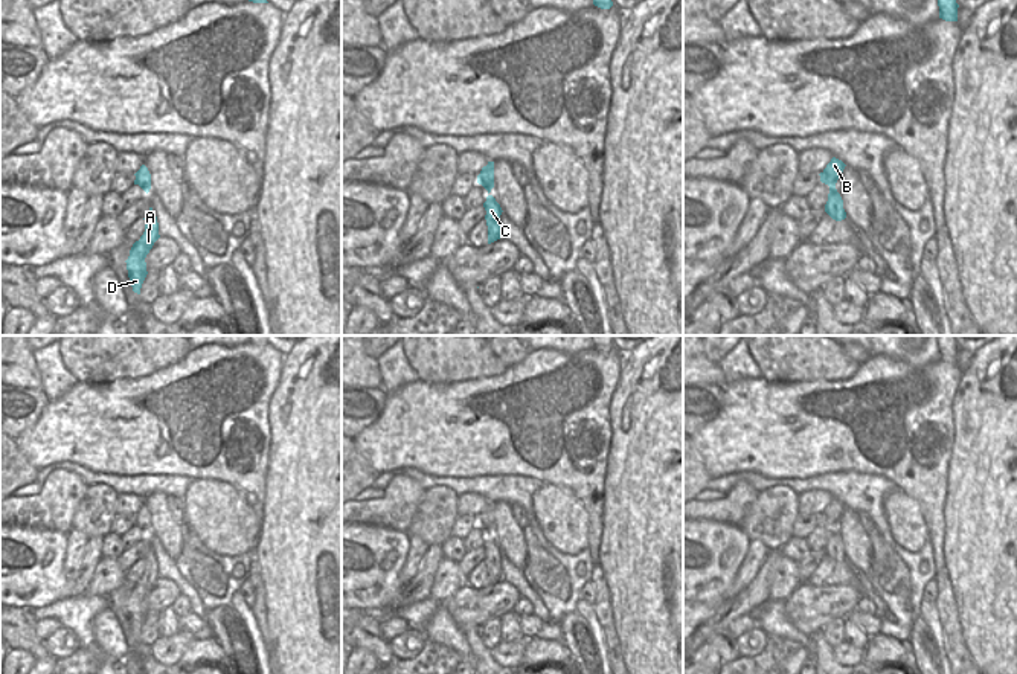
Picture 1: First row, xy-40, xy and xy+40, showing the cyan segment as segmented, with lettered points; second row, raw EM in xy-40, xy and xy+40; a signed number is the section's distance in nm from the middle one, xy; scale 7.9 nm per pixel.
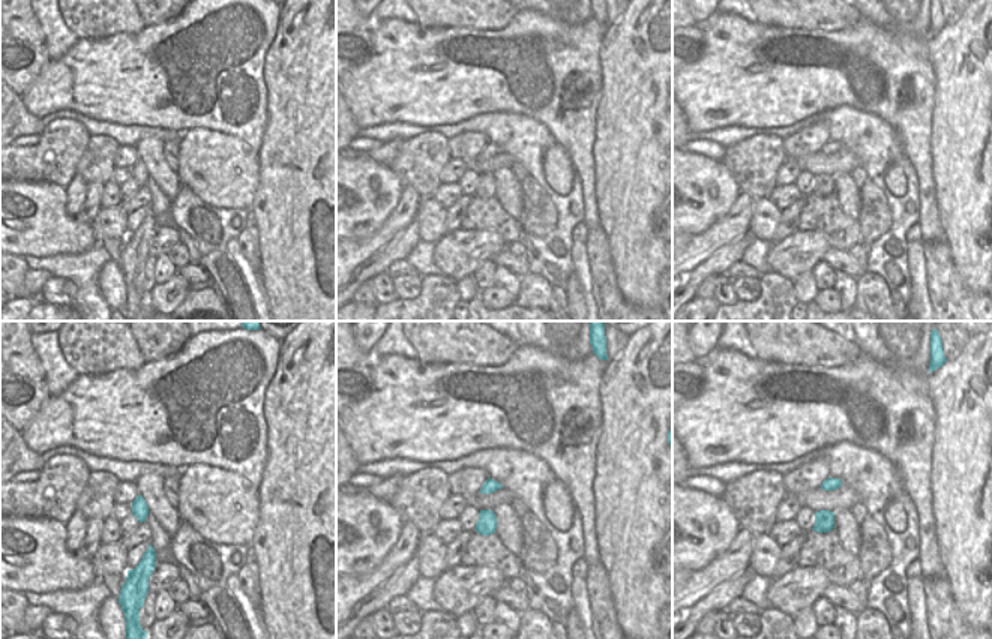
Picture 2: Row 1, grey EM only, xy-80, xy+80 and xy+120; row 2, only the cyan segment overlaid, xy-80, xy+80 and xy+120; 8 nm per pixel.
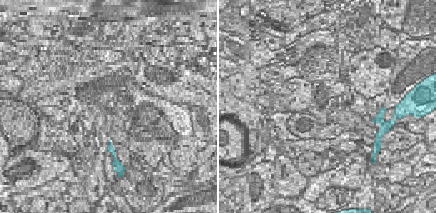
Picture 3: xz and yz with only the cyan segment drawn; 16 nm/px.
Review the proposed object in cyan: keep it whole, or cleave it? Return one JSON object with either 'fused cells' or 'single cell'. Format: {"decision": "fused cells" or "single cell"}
{"decision": "single cell"}

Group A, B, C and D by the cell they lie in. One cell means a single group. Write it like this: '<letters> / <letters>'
A B C D

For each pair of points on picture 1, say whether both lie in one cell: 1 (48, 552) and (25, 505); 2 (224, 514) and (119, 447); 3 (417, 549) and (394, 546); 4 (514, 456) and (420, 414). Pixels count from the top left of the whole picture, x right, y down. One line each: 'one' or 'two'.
1: two
2: two
3: two
4: one

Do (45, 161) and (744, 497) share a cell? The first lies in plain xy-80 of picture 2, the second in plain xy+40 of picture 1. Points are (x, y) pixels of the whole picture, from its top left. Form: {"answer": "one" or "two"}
{"answer": "one"}

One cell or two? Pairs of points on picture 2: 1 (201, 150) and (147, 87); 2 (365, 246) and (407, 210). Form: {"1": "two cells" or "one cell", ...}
{"1": "two cells", "2": "one cell"}

